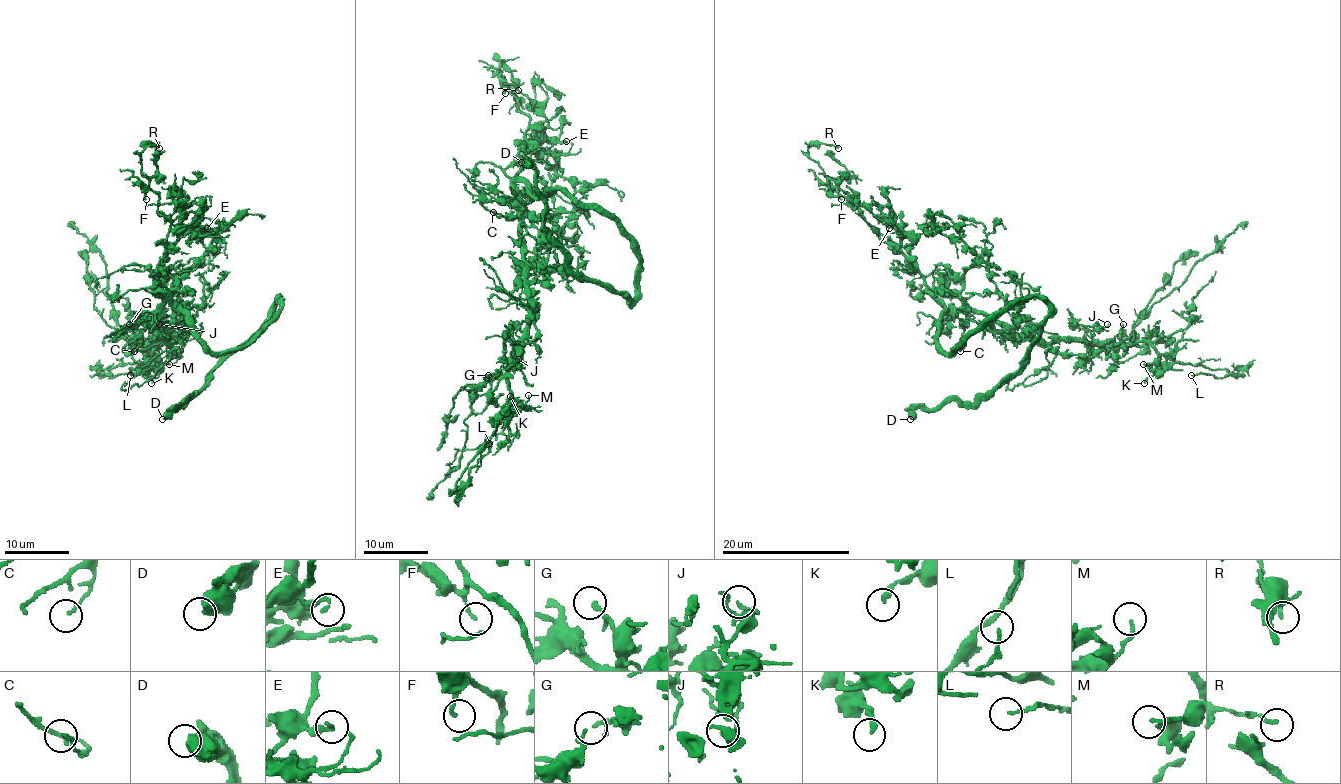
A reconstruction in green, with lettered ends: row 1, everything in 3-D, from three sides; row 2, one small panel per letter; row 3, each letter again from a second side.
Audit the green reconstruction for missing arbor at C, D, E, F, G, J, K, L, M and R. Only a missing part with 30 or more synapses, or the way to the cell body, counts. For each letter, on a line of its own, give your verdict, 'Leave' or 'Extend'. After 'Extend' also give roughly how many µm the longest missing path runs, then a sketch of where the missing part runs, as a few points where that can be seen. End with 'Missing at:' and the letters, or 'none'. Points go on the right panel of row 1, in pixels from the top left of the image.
C: Leave
D: Leave
E: Leave
F: Leave
G: Leave
J: Leave
K: Leave
L: Leave
M: Leave
R: Leave
Missing at: none

